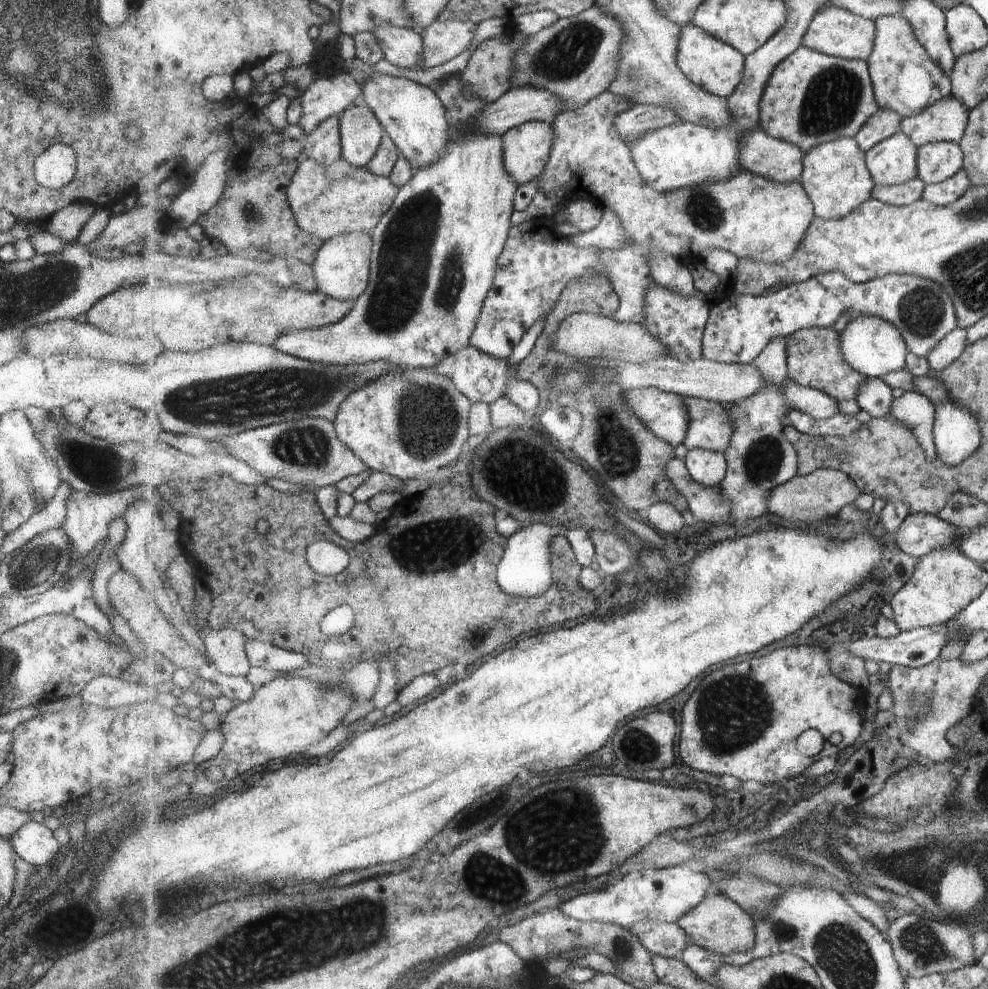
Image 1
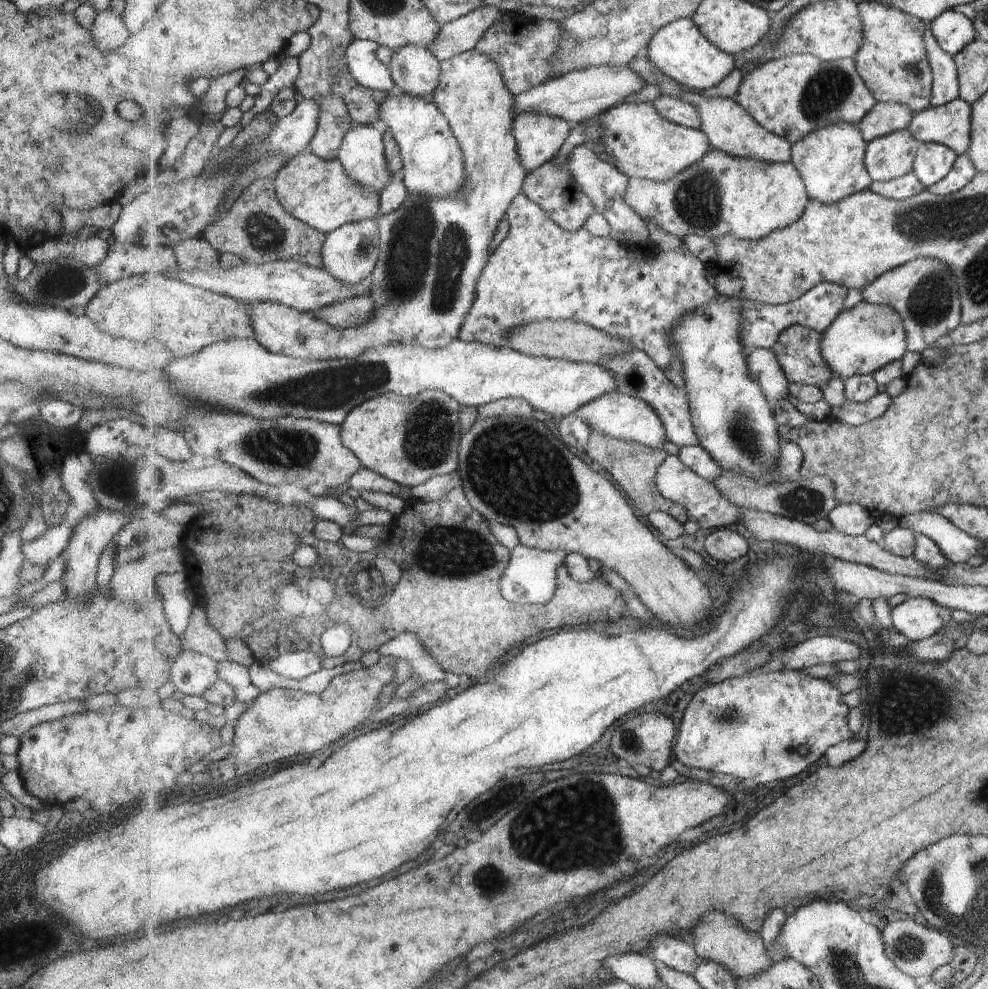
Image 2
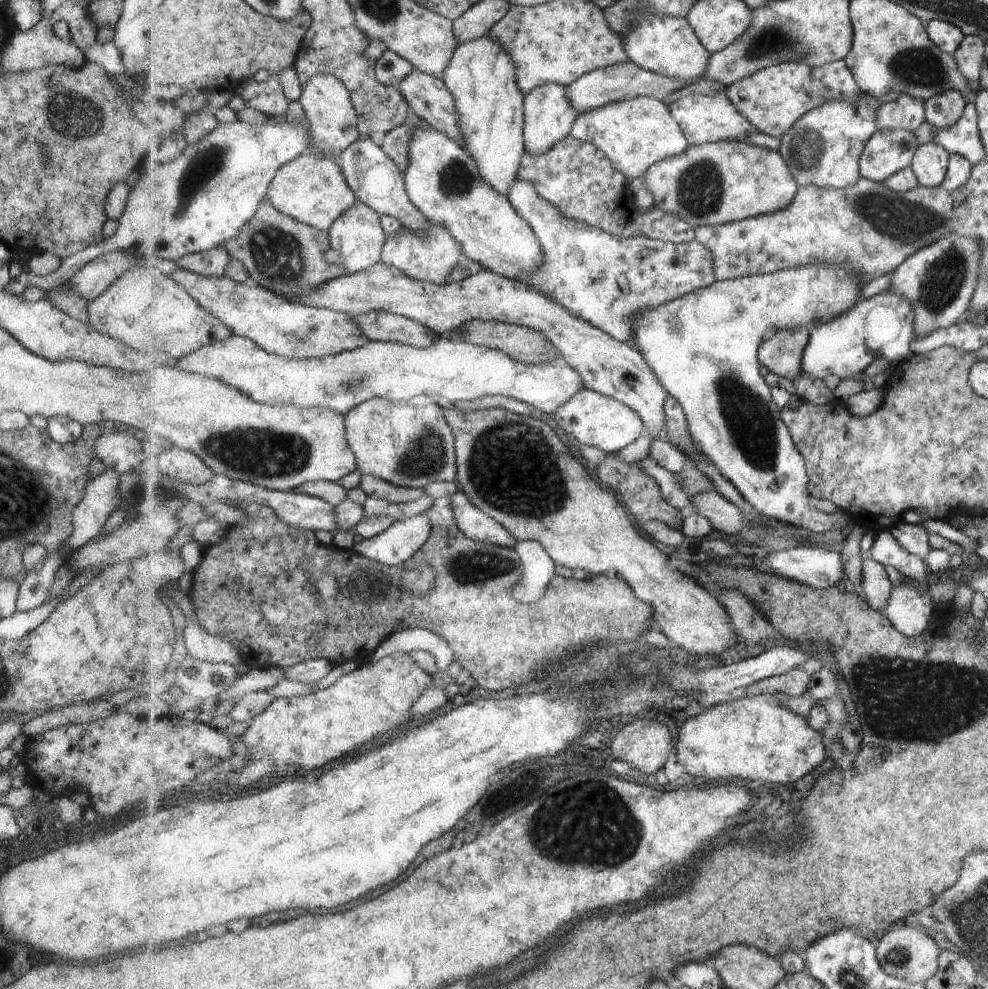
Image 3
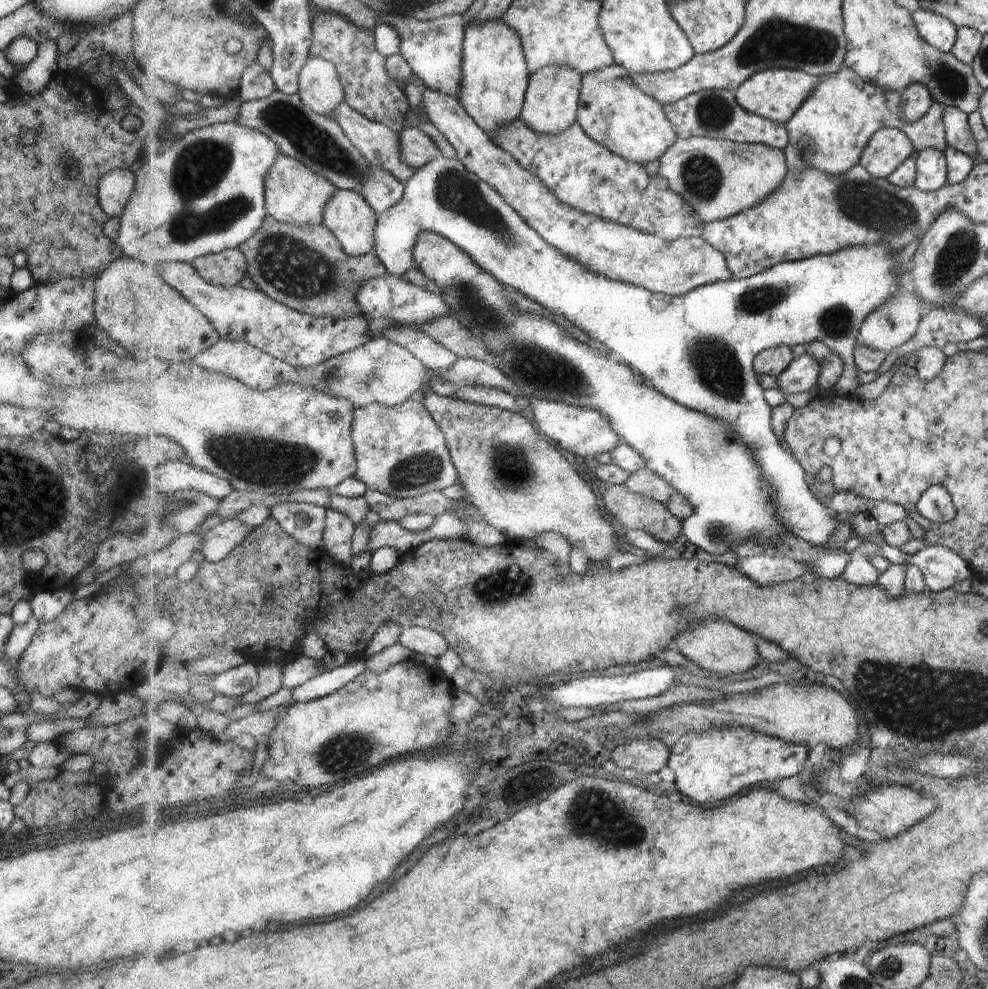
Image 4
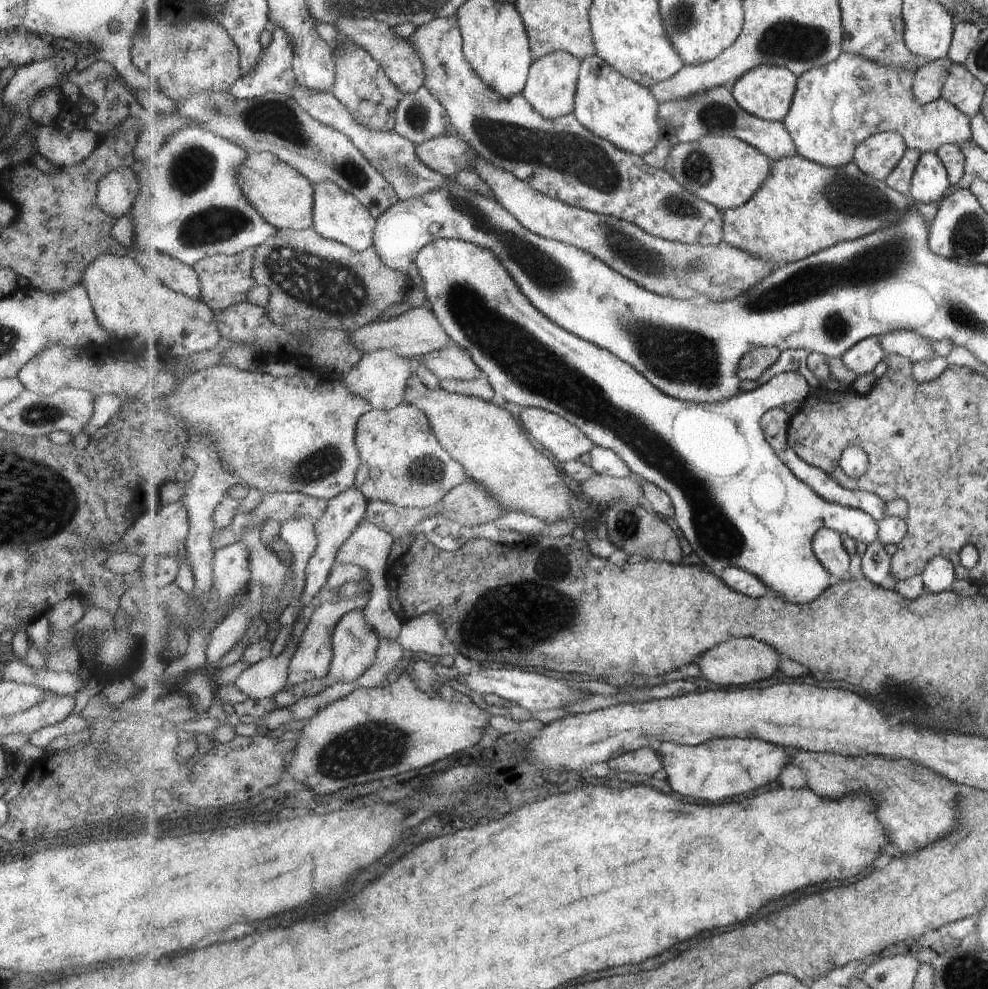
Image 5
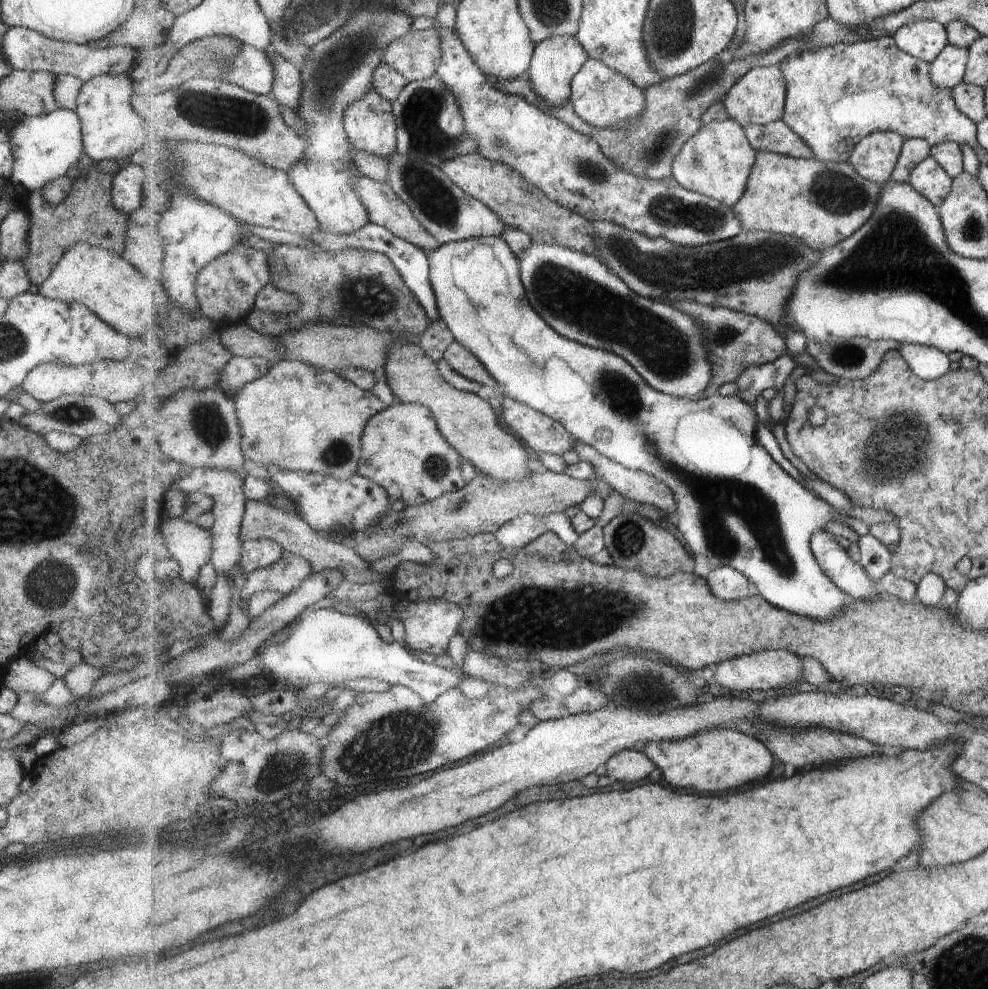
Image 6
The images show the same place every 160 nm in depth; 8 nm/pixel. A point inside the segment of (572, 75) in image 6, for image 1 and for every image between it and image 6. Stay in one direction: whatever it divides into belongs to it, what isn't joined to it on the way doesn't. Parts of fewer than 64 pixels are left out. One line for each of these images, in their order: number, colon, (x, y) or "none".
1: (527, 149)
2: (541, 137)
3: (550, 116)
4: (551, 107)
5: (552, 87)

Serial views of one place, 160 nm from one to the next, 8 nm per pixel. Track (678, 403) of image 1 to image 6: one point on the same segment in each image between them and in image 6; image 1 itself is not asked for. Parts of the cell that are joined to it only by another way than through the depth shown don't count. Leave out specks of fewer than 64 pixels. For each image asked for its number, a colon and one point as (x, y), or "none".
2: (625, 418)
3: (590, 418)
4: (584, 432)
5: (566, 442)
6: (543, 434)

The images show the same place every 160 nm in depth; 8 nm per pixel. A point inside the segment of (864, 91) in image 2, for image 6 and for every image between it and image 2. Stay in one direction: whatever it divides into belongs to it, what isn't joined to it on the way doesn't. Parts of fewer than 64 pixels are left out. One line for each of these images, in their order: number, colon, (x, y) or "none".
3: (773, 99)
4: (776, 94)
5: (767, 91)
6: (759, 97)

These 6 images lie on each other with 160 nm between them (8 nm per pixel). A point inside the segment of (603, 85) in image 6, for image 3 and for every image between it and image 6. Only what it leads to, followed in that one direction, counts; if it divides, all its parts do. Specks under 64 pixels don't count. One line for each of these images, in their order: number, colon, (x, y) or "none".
3: (635, 134)
4: (614, 112)
5: (626, 113)

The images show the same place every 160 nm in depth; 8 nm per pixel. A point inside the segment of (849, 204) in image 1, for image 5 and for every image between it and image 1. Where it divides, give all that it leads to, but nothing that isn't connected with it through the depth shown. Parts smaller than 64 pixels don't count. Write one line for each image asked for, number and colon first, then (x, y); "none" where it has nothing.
2: (831, 162)
3: (823, 148)
4: (830, 132)
5: (838, 106)

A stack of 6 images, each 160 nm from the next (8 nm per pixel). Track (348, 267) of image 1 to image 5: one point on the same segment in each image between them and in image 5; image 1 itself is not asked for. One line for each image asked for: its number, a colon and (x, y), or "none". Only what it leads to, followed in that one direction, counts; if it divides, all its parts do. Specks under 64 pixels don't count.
2: (351, 252)
3: (358, 234)
4: (352, 220)
5: (338, 215)

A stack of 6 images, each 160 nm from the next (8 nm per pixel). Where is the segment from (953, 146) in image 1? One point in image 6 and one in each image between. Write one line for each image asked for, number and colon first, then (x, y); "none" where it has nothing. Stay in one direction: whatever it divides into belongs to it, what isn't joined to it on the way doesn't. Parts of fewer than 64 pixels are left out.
2: (933, 161)
3: (930, 163)
4: (932, 168)
5: (930, 181)
6: (928, 178)

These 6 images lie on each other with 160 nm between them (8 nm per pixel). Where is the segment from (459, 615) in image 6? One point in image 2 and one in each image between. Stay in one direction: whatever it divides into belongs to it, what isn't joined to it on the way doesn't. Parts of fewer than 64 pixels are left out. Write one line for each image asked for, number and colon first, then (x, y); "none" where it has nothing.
2: (408, 645)
3: (415, 638)
4: (422, 640)
5: (425, 636)

